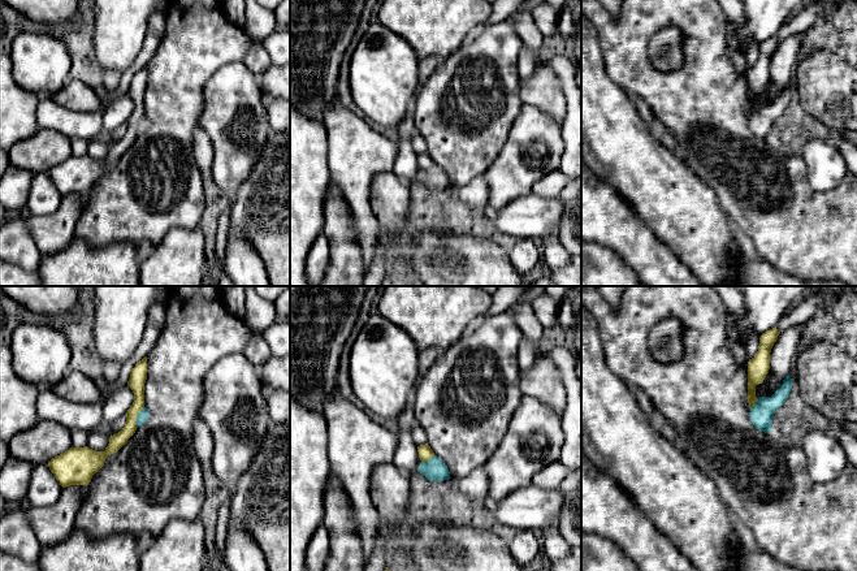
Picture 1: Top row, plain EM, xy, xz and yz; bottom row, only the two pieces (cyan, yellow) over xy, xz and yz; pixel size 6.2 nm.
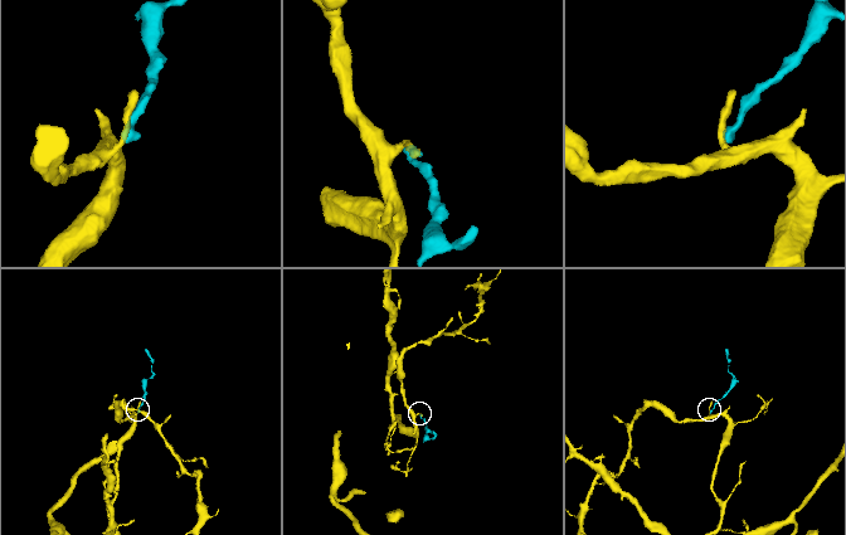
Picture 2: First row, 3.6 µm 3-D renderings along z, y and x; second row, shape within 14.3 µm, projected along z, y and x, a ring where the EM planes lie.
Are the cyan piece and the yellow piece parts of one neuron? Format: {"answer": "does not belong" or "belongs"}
{"answer": "does not belong"}

